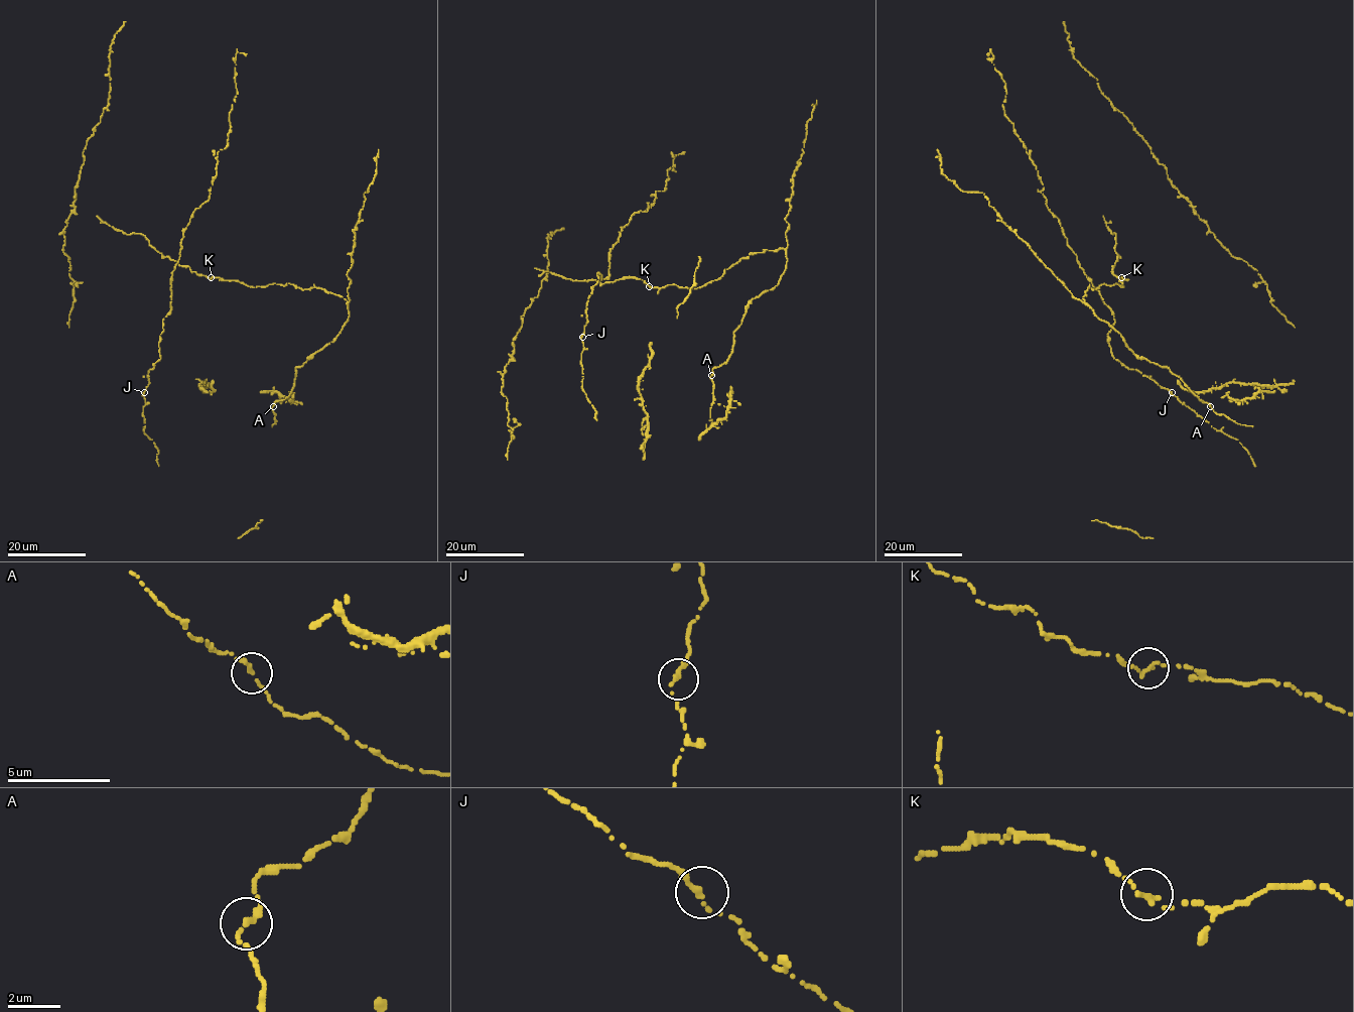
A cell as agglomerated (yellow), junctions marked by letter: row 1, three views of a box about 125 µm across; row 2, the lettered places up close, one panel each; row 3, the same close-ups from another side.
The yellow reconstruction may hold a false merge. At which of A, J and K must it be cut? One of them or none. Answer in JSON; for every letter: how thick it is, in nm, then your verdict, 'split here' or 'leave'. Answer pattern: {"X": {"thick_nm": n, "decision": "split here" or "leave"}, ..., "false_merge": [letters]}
{"A": {"thick_nm": 260, "decision": "leave"}, "J": {"thick_nm": 280, "decision": "leave"}, "K": {"thick_nm": 240, "decision": "leave"}, "false_merge": []}

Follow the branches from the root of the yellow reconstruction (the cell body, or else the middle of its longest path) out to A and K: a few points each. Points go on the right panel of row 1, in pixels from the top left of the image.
A: (1104, 283), (1093, 290), (1088, 287), (1083, 296), (1093, 313), (1117, 331), (1136, 356), (1169, 368), (1210, 406)
K: (1104, 283), (1123, 287), (1120, 277)

